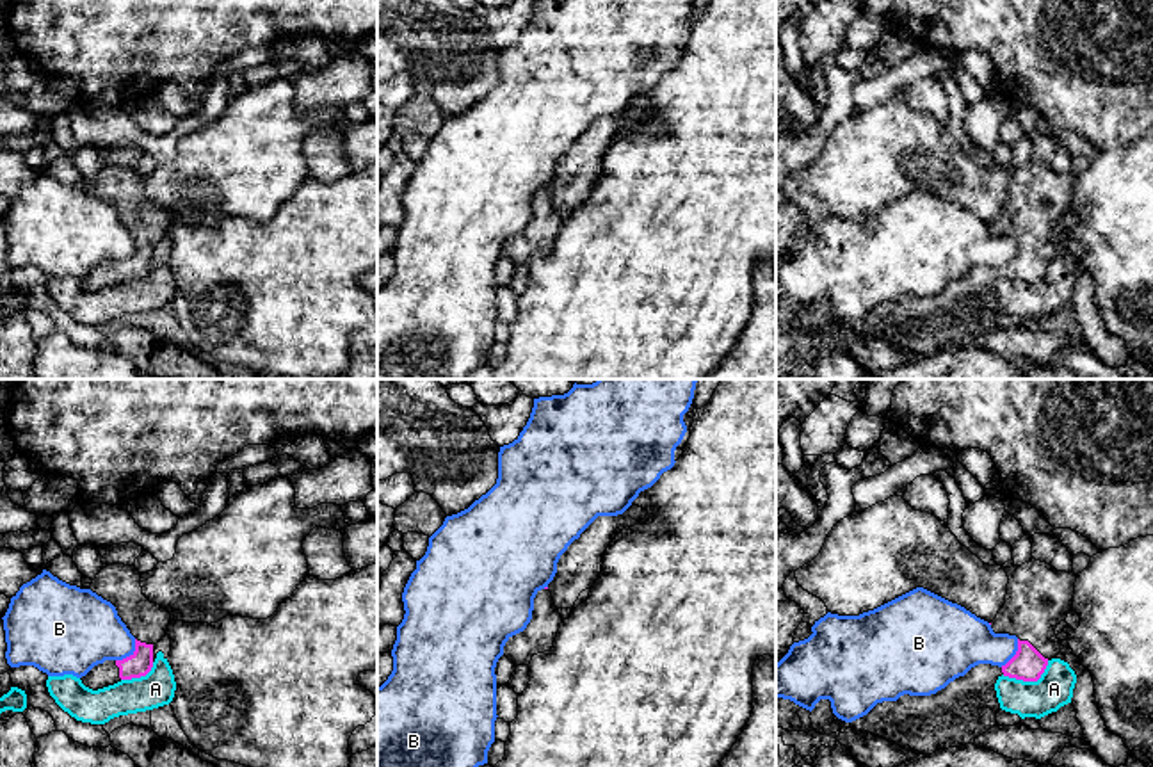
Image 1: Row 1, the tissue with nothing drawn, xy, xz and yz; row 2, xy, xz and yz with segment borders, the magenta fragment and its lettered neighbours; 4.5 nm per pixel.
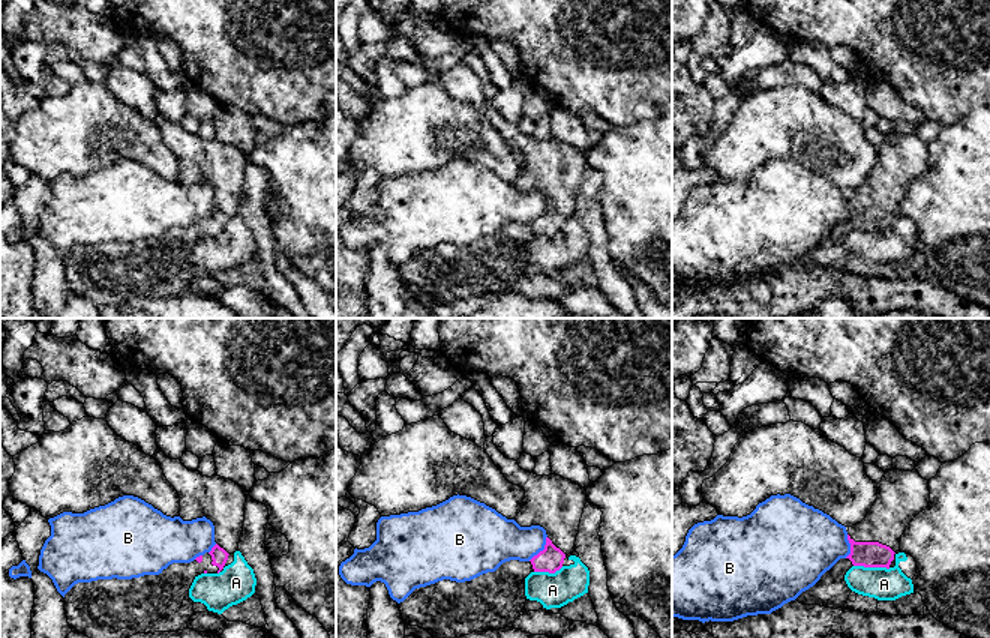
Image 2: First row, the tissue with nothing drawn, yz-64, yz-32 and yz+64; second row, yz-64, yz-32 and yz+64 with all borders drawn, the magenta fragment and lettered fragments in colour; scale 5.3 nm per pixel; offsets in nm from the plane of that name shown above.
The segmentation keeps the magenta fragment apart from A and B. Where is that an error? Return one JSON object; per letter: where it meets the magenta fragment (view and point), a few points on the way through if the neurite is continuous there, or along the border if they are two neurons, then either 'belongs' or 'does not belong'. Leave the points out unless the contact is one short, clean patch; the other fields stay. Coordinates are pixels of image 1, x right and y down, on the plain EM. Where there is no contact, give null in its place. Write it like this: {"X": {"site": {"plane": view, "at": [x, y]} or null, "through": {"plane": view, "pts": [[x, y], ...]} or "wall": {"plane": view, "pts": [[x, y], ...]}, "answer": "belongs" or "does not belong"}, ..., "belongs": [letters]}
{"A": {"site": {"plane": "yz", "at": [1029, 282]}, "wall": {"plane": "yz", "pts": [[1048, 262], [1036, 282], [1016, 282], [1002, 276]]}, "answer": "does not belong"}, "B": {"site": {"plane": "xy", "at": [130, 257]}, "wall": {"plane": "xy", "pts": [[136, 241], [136, 250], [116, 262]]}, "answer": "does not belong"}, "belongs": []}

